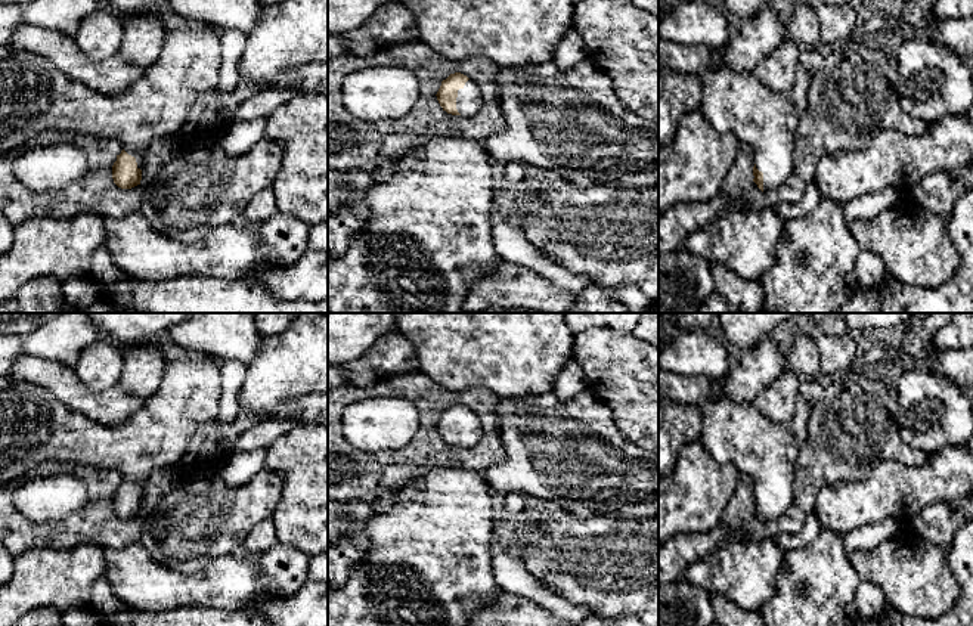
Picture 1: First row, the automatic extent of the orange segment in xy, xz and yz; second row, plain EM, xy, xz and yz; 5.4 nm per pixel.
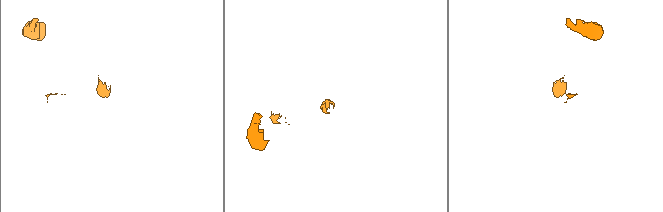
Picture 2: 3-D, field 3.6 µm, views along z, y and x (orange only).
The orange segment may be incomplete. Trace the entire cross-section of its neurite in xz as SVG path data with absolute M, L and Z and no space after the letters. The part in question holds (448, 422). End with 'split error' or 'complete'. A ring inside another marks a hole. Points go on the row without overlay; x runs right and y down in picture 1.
M461 403L443 410L436 427L443 441L452 446L474 447L484 434L475 412Z | split error

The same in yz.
M814 378L802 379L800 387L796 410L784 424L771 422L754 409L753 403L732 402L725 396L712 394L698 405L703 446L719 464L732 465L741 474L752 477L754 483L753 512L762 523L774 524L793 503L793 470L808 437L812 399L824 396L824 387Z | split error

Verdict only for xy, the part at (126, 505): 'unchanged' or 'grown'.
grown

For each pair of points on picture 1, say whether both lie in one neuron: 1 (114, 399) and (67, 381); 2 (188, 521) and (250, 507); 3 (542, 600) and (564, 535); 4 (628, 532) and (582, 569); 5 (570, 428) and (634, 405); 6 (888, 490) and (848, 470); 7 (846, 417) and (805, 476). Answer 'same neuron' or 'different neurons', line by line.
1: same neuron
2: same neuron
3: different neurons
4: same neuron
5: different neurons
6: different neurons
7: same neuron

